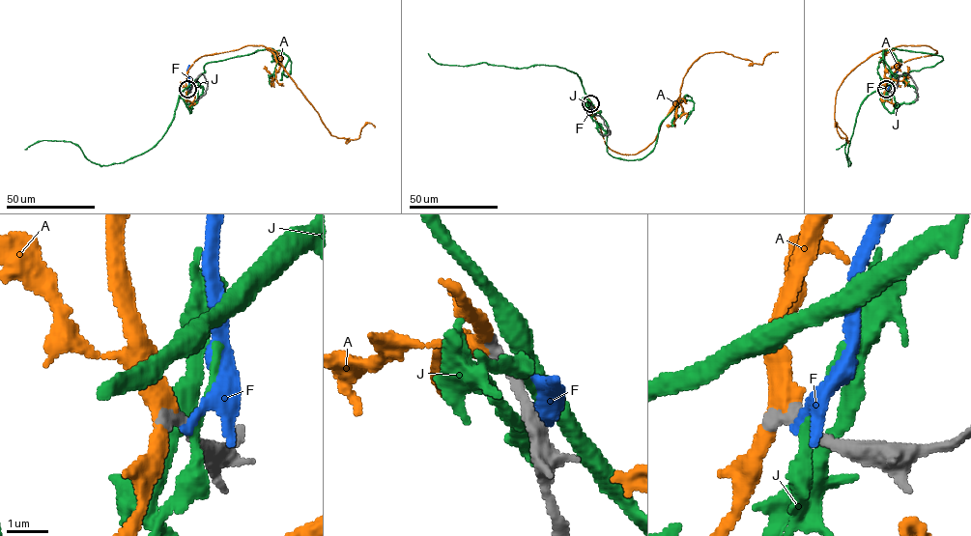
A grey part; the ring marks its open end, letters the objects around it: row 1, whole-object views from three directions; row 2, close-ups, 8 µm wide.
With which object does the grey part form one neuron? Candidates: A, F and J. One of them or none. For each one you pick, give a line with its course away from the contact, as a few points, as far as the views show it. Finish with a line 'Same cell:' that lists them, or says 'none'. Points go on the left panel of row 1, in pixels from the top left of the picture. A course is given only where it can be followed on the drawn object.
A: Its course: (187, 89), (202, 56), (263, 45), (332, 135), (346, 143), (375, 126)
Same cell: A

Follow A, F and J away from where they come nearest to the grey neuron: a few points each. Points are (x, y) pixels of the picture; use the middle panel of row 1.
A: (590, 103), (605, 143), (637, 154), (655, 138), (699, 57), (724, 51), (751, 65), (778, 51)
F: (591, 104), (592, 118)
J: (591, 104), (600, 112), (580, 78), (566, 69), (482, 62), (447, 65), (428, 53)

